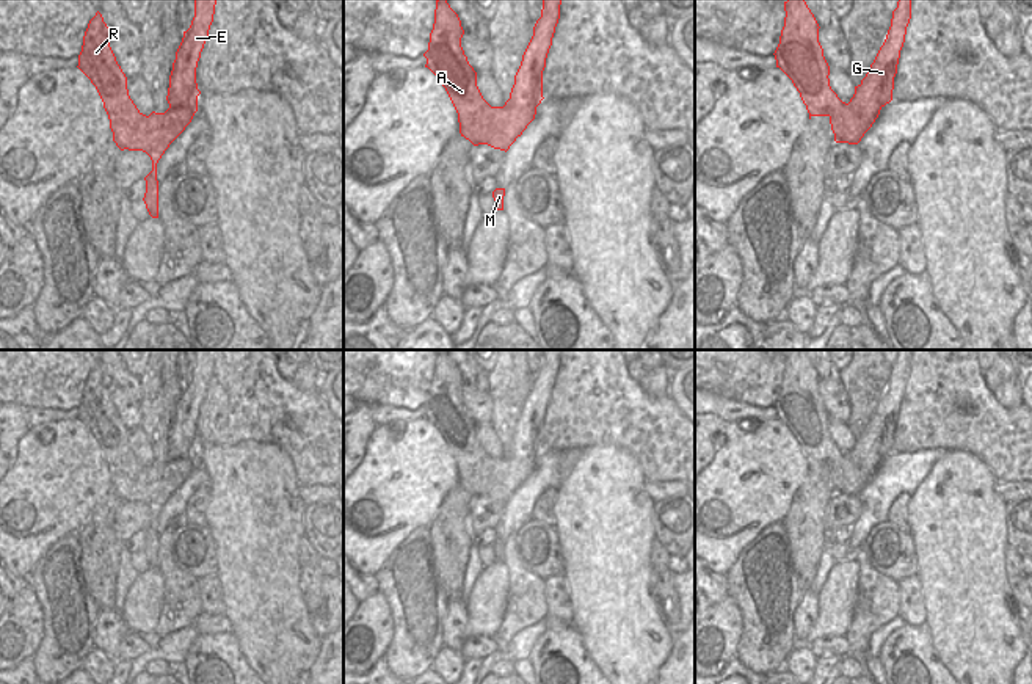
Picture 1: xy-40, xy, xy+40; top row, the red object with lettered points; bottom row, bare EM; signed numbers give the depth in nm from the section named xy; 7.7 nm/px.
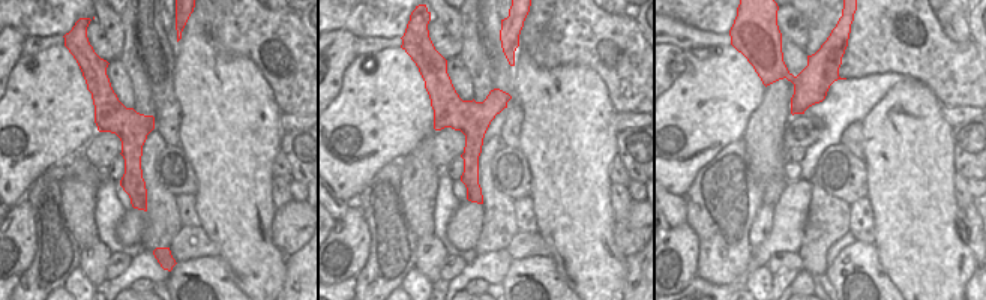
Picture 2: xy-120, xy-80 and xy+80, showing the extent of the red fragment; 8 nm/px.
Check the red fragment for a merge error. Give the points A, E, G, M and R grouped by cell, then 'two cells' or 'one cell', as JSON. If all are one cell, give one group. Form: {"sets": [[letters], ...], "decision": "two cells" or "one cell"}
{"sets": [["A", "M", "R"], ["E", "G"]], "decision": "two cells"}

